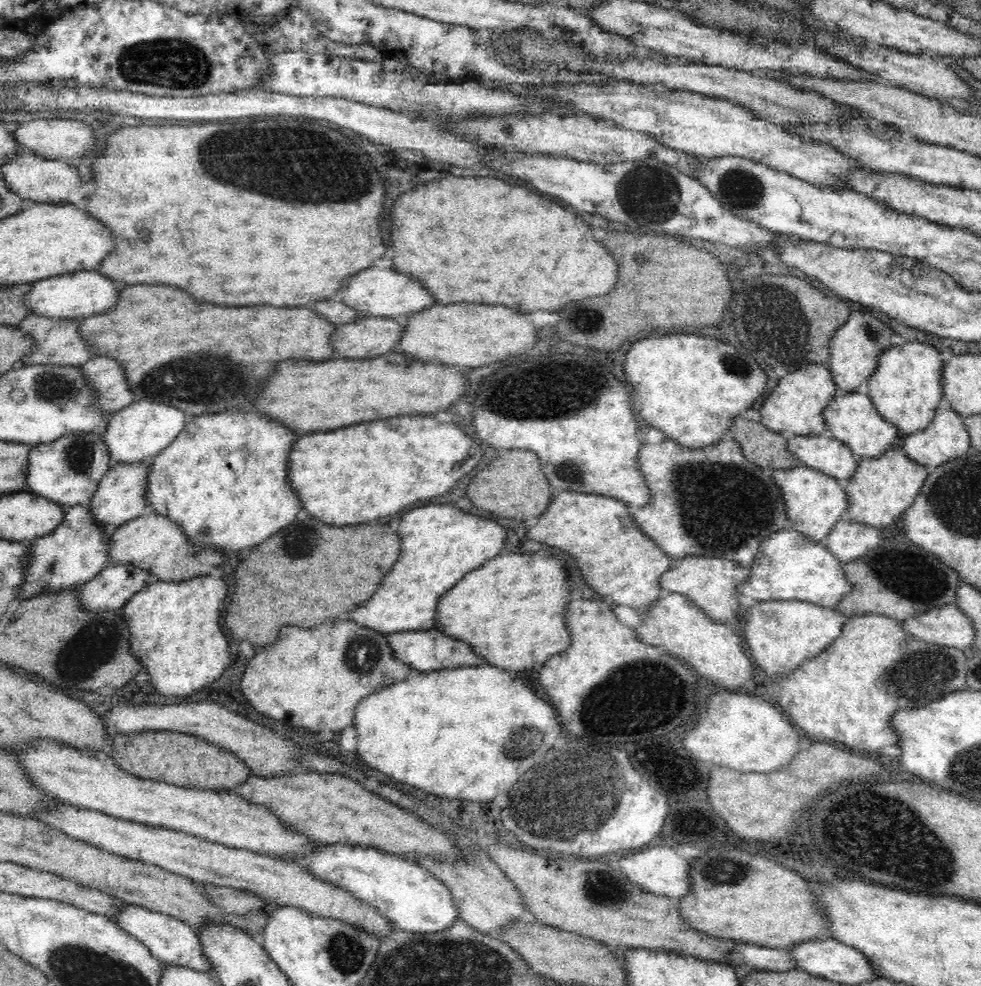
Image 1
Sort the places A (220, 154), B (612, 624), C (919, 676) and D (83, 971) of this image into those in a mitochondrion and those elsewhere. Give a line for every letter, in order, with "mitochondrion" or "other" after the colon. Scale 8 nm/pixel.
A: mitochondrion
B: other
C: mitochondrion
D: mitochondrion

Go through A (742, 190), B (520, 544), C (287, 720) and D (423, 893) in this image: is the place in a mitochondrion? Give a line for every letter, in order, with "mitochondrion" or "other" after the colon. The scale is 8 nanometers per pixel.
A: mitochondrion
B: other
C: other
D: other

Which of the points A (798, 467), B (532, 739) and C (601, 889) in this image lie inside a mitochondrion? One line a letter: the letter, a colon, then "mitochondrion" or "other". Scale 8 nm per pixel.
A: other
B: mitochondrion
C: mitochondrion

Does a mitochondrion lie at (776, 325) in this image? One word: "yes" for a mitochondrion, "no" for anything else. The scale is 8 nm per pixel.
yes

